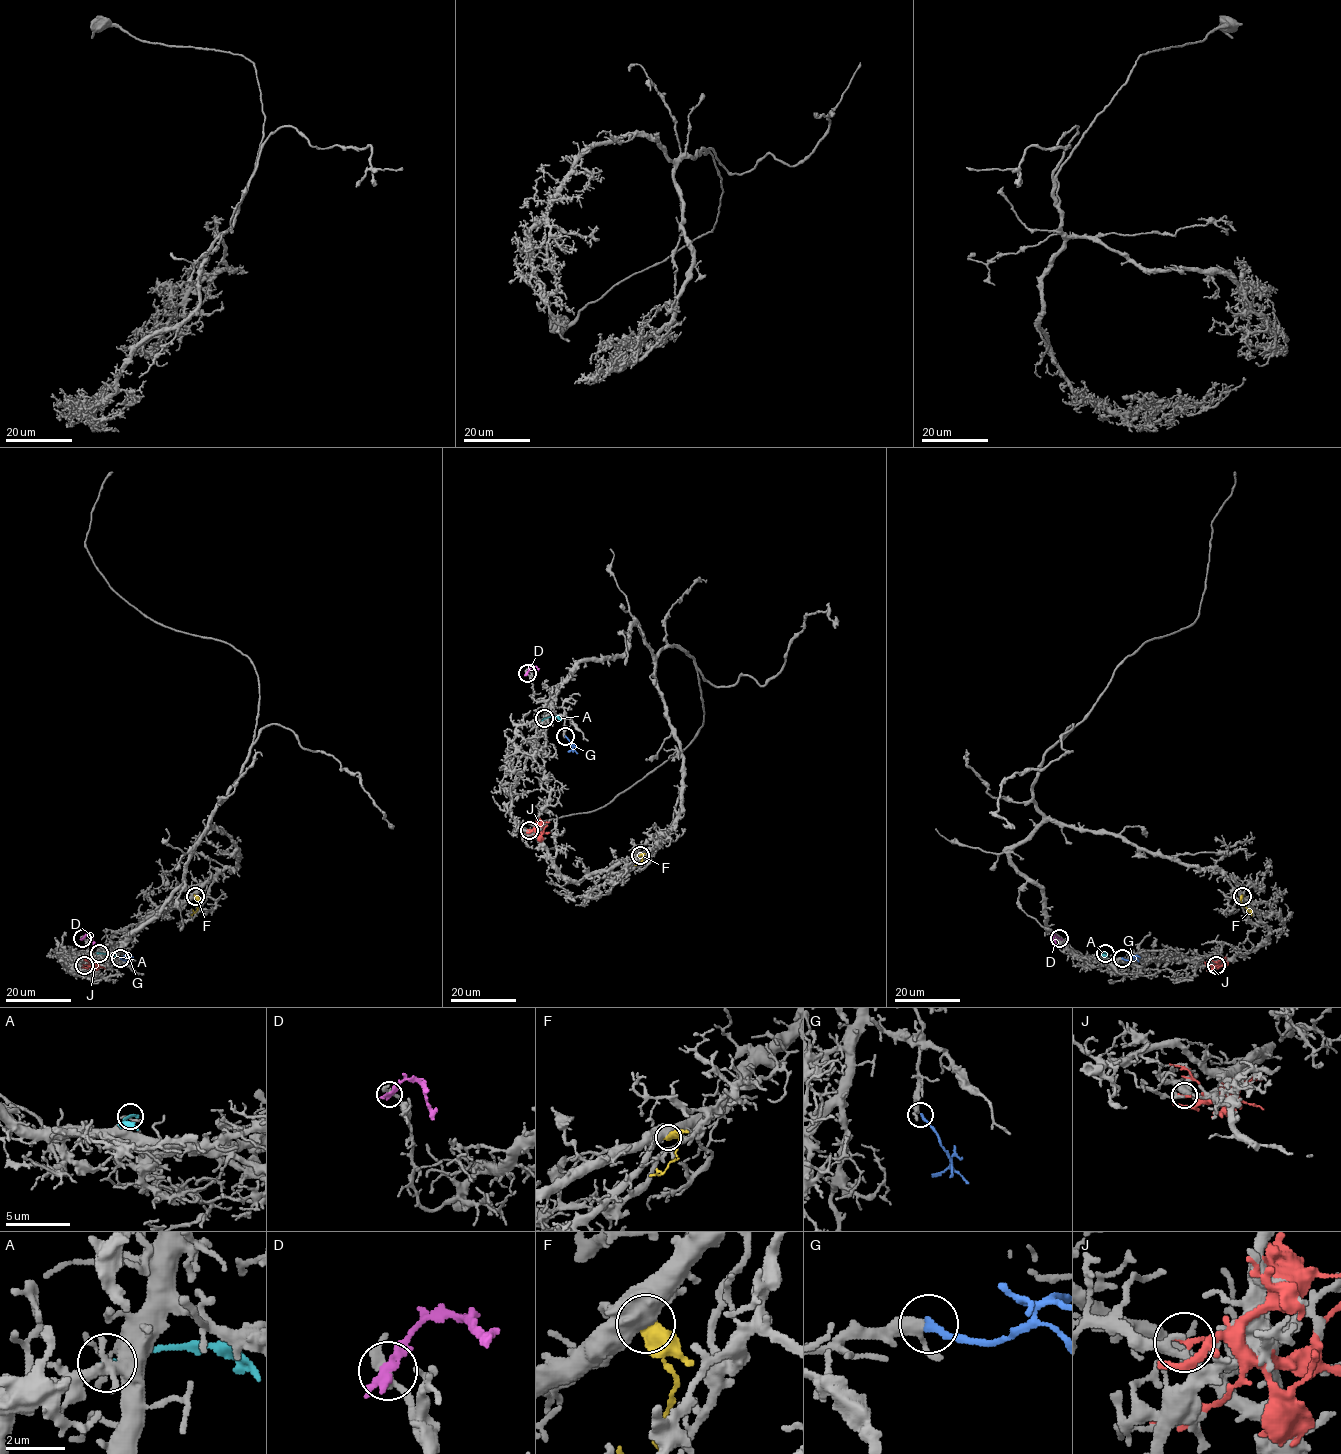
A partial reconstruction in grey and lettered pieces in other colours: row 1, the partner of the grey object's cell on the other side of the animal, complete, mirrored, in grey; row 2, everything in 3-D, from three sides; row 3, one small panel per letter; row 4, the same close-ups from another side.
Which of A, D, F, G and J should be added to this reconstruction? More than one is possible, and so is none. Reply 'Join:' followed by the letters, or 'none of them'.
Join: G

